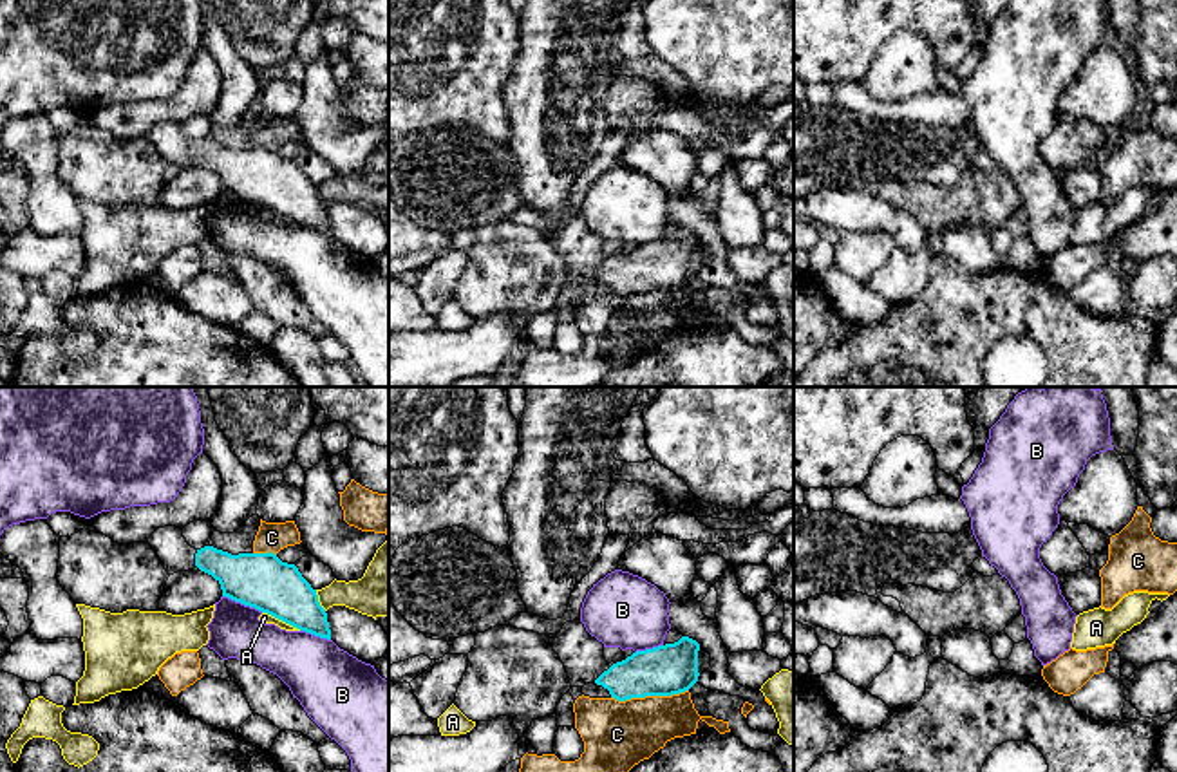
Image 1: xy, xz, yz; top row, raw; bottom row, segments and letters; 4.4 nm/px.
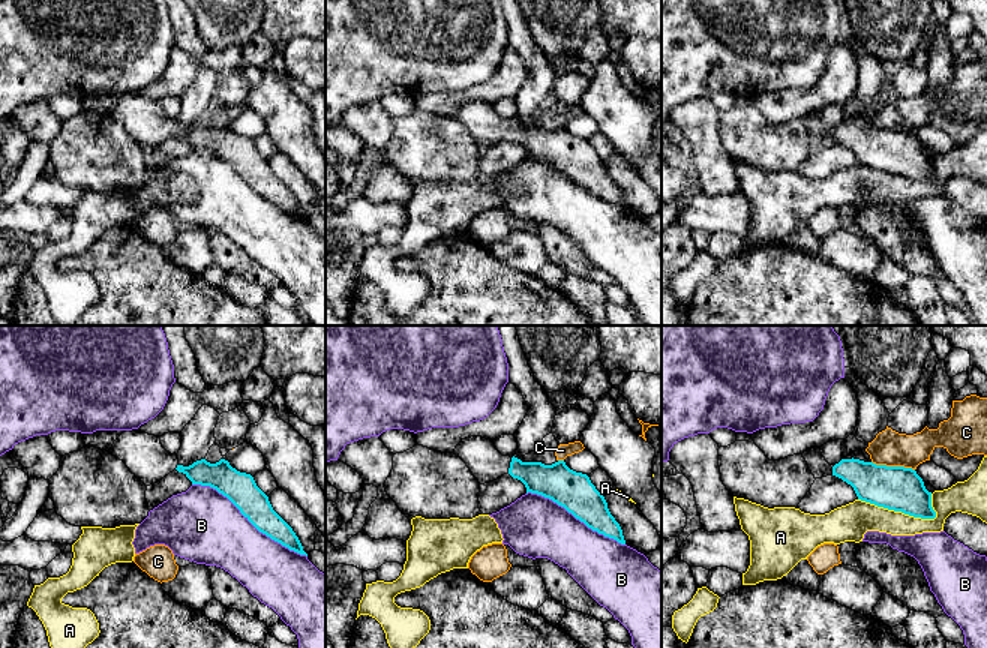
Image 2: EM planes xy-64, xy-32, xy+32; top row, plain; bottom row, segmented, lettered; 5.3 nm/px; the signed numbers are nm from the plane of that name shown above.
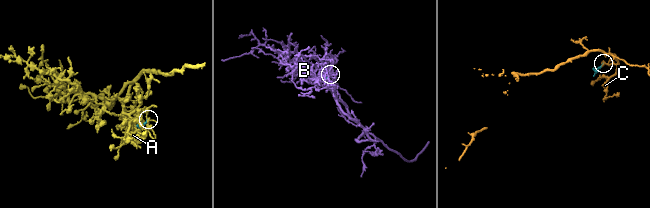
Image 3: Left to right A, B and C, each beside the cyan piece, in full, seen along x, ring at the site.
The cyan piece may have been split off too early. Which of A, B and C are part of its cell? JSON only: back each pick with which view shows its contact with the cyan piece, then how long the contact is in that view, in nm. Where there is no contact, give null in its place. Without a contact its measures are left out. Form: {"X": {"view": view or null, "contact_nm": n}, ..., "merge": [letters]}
{"merge": []}

